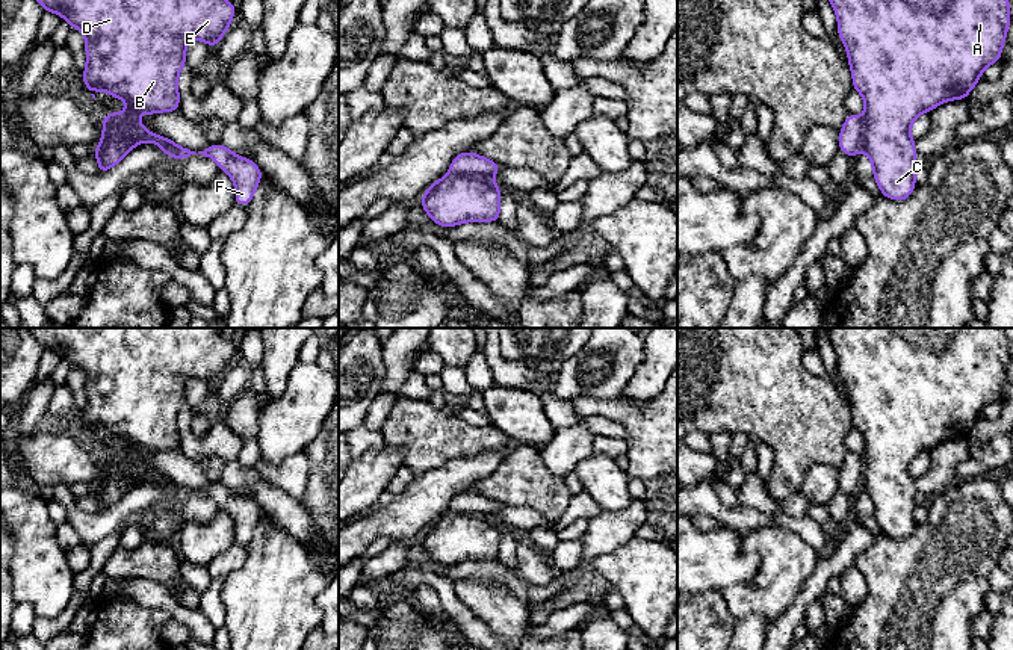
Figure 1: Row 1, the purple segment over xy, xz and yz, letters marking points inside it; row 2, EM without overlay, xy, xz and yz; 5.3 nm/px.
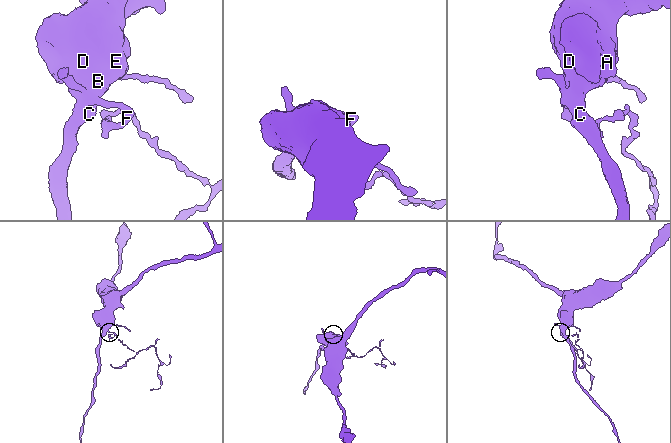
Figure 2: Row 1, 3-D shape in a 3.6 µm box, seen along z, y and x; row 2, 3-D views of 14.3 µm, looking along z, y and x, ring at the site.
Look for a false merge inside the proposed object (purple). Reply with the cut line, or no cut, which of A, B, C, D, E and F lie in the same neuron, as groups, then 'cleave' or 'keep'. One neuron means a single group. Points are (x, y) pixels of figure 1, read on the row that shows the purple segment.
xz (449, 173), (486, 177), (490, 182) | A B C D E / F | cleave

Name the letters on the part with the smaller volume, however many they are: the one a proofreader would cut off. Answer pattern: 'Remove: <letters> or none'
Remove: F

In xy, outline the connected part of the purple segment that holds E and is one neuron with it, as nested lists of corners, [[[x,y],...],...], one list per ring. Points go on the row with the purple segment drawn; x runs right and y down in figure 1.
[[[36,0],[48,14],[56,14],[60,11],[60,20],[70,23],[71,29],[79,29],[85,33],[85,48],[86,48],[86,67],[83,70],[83,85],[88,88],[86,92],[92,94],[97,89],[106,91],[109,95],[124,100],[129,107],[122,113],[109,112],[101,122],[103,138],[100,144],[94,148],[94,156],[98,160],[97,174],[107,172],[112,166],[118,165],[138,144],[147,142],[145,128],[141,121],[136,119],[138,112],[144,112],[147,115],[160,113],[160,112],[175,112],[180,109],[180,94],[178,94],[178,76],[183,65],[187,62],[186,59],[186,44],[189,39],[198,39],[206,42],[207,45],[216,48],[221,38],[231,26],[231,20],[237,9],[233,2],[228,0]]]

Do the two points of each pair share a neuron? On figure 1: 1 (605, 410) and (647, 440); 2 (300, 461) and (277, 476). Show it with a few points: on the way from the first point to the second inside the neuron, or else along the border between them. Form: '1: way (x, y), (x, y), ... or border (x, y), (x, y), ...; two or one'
1: way (616, 410), (638, 430); one
2: way (294, 467), (283, 476); one

